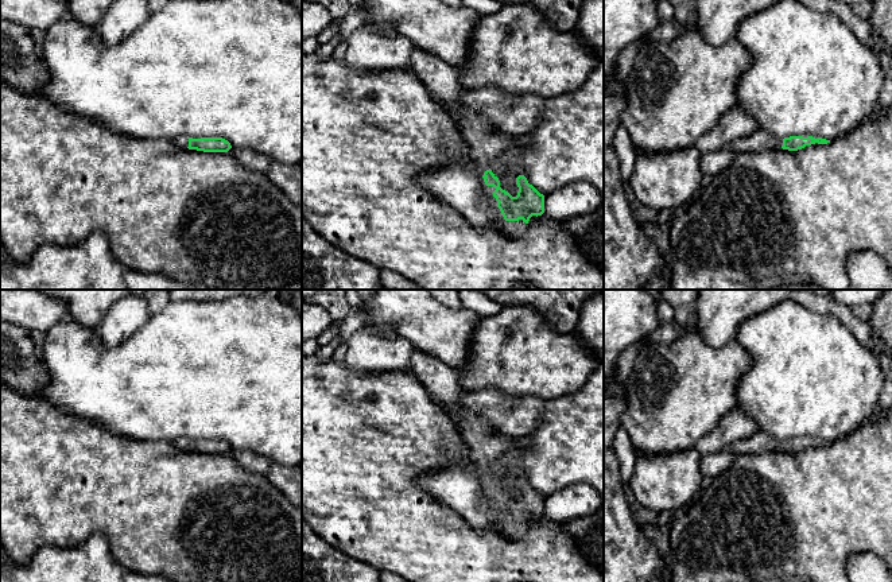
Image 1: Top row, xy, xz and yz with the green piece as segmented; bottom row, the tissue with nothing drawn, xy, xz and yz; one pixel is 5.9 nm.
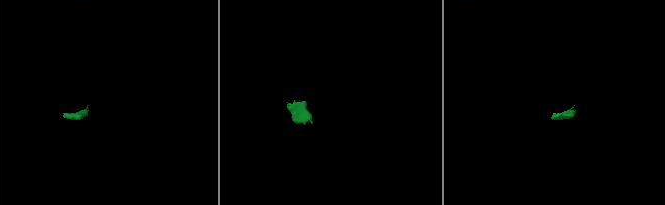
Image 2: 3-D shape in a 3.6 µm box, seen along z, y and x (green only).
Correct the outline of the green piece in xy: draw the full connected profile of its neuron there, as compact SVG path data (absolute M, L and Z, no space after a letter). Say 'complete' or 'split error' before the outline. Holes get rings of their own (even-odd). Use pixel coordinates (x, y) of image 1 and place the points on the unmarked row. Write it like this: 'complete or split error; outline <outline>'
split error; outline M179 438L174 442L182 450L197 451L203 454L228 454L232 447L222 439L201 439L193 441L189 438Z

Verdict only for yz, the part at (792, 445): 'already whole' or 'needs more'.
needs more

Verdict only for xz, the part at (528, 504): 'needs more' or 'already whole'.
needs more

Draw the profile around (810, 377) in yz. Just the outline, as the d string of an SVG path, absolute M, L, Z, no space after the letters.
M784 300L744 321L736 338L752 358L751 369L738 383L737 406L756 422L759 430L773 438L813 438L833 443L853 432L879 408L887 380L879 358L831 314L821 314L798 302Z

